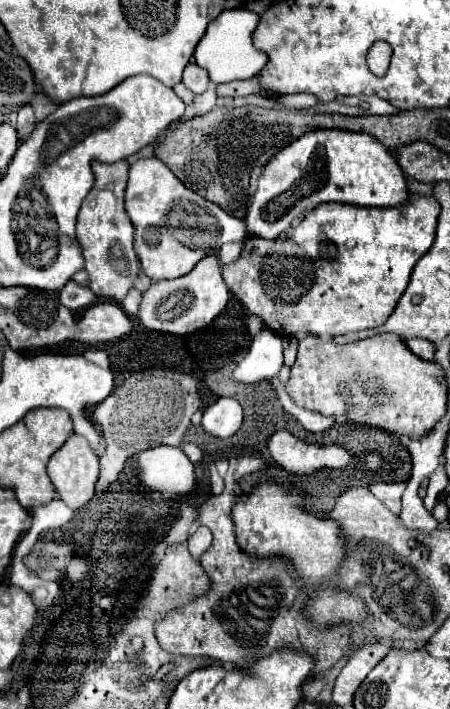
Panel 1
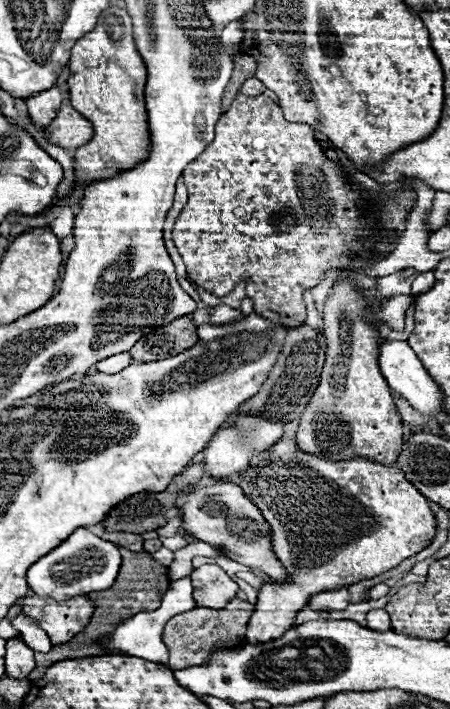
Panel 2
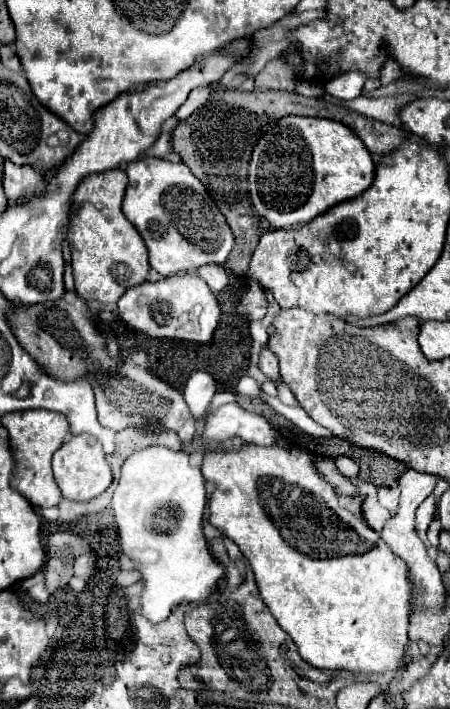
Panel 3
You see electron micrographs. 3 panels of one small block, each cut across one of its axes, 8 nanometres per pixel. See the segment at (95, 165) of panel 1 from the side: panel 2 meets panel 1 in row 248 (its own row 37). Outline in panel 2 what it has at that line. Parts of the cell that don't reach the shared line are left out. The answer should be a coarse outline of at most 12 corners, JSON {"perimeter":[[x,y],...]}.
{"perimeter":[[126,10],[74,48],[70,102],[94,124],[76,184],[150,154],[146,64]]}

